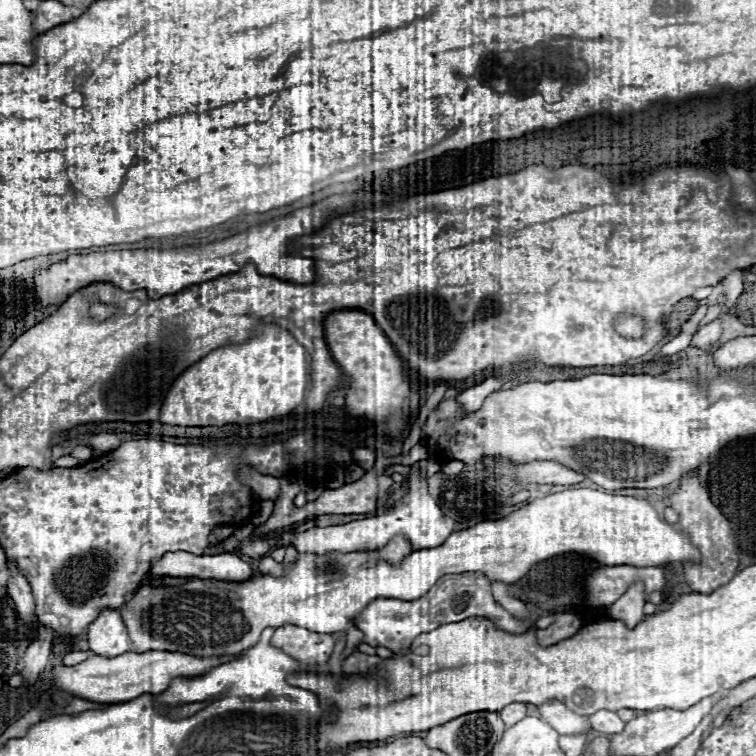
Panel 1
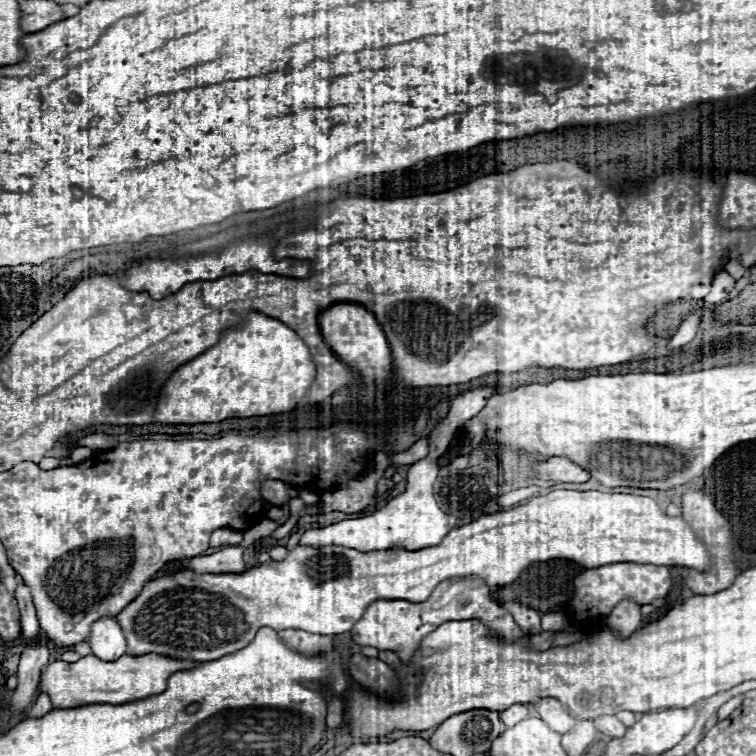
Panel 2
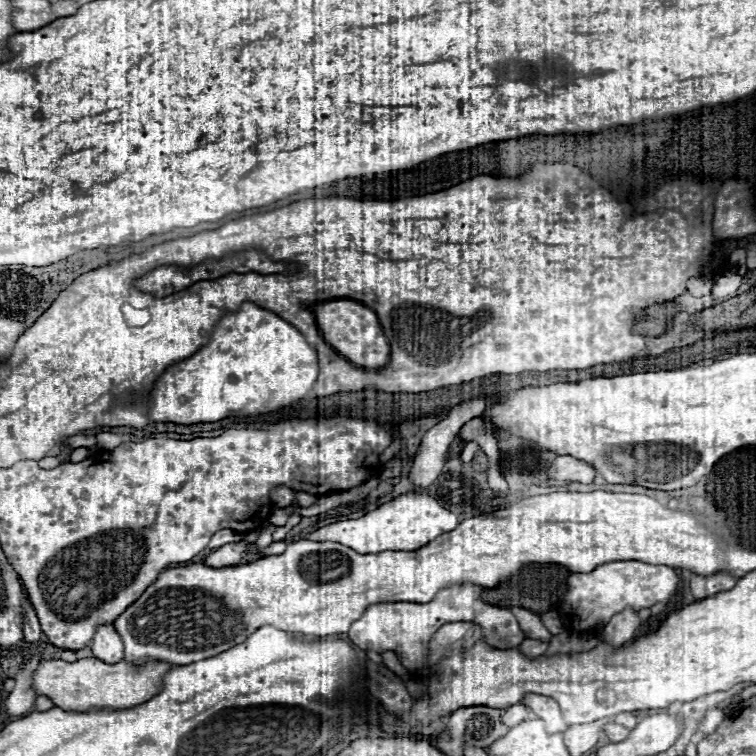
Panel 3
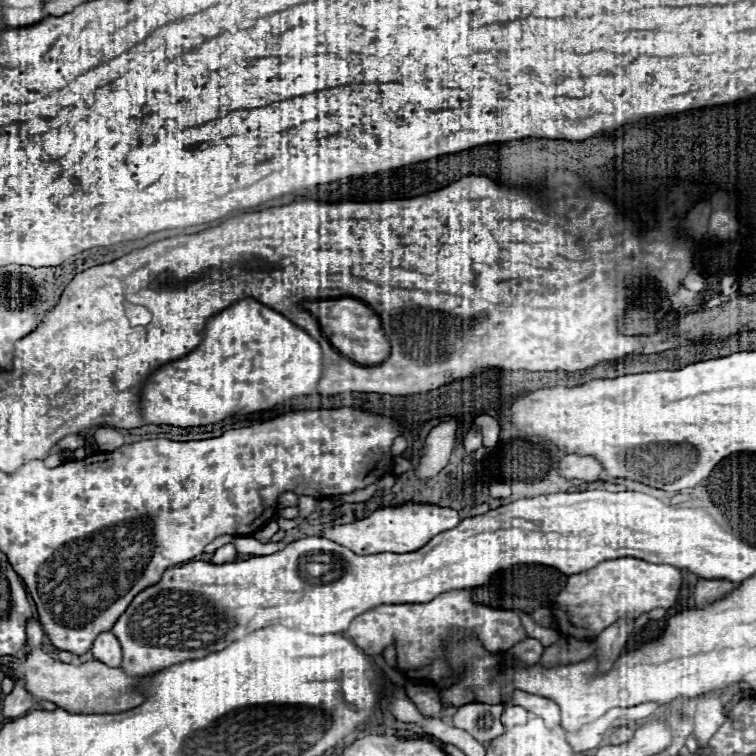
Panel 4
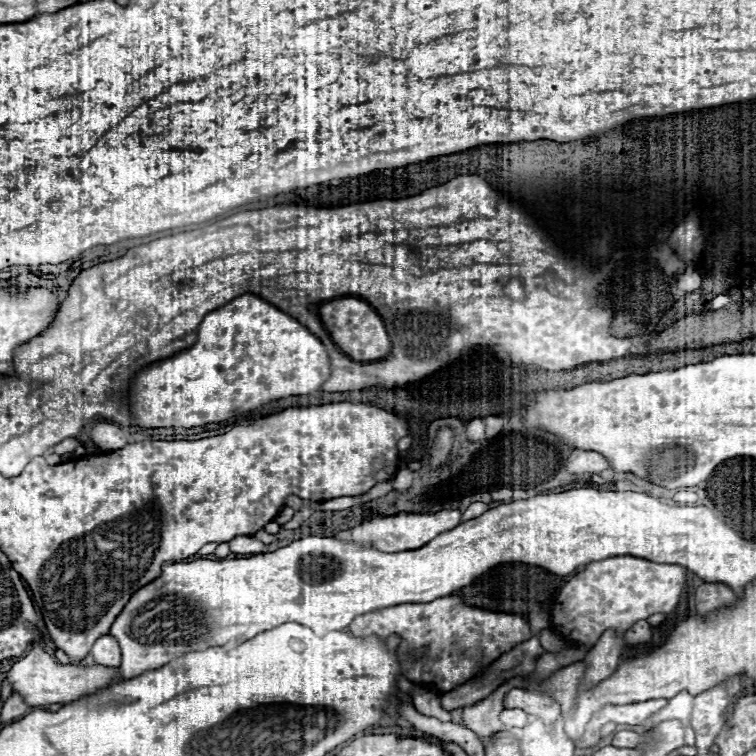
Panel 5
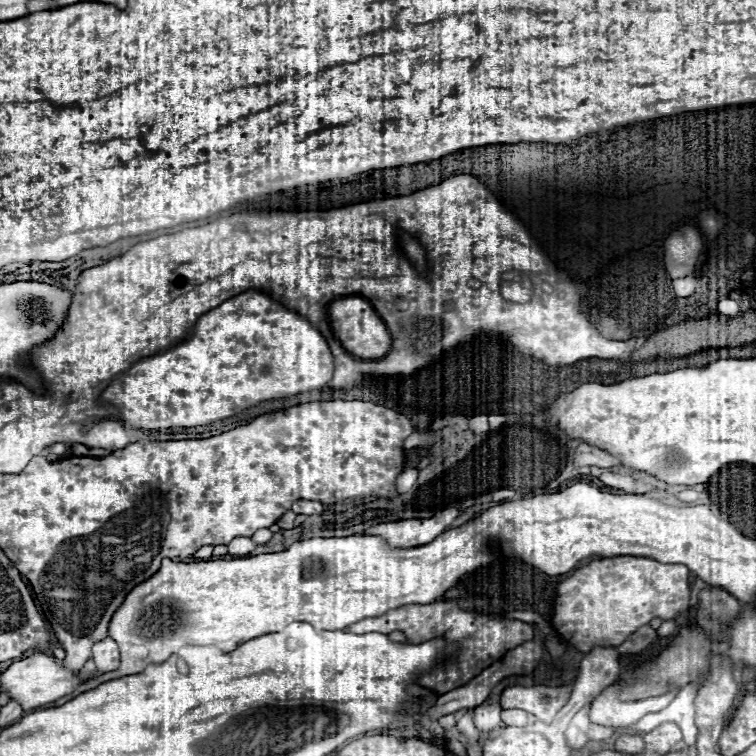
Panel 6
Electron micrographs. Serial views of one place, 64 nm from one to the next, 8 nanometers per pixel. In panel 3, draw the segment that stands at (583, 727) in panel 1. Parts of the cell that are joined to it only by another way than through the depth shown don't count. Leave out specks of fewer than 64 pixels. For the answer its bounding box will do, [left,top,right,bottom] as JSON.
[522,694,568,732]

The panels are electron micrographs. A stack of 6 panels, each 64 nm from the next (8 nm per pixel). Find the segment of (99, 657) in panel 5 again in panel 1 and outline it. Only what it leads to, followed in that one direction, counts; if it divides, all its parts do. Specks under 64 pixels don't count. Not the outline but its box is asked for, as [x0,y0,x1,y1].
[88,610,132,656]

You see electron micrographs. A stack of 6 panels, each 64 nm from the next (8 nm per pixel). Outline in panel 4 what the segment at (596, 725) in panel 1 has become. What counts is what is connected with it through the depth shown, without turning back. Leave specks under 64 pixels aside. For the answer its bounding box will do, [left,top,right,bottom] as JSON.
[610,726,632,744]

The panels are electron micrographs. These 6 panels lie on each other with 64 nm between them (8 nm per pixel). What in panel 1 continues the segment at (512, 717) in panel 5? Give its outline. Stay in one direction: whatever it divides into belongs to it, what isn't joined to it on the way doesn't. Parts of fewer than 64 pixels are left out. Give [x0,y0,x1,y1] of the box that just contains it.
[500,702,526,726]

